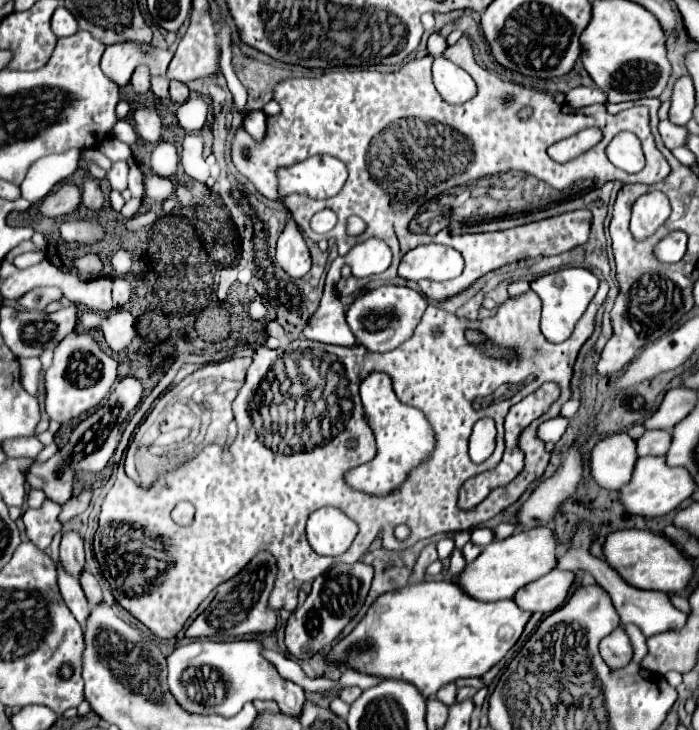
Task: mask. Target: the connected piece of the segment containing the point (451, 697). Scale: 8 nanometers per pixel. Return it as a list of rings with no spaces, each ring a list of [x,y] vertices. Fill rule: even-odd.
[[[446,684],[436,692],[436,698],[440,702],[444,702],[446,706],[452,706],[456,702],[456,686],[454,684]]]

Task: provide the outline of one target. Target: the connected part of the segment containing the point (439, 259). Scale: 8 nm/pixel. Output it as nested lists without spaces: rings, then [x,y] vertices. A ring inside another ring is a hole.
[[[426,244],[410,250],[398,268],[398,276],[404,280],[450,280],[460,276],[464,260],[460,252],[450,246]]]

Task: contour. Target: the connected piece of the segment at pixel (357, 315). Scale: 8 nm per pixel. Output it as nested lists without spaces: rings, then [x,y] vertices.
[[[388,284],[354,300],[346,312],[346,322],[350,330],[354,332],[358,344],[368,348],[370,352],[384,354],[384,352],[394,350],[396,346],[400,346],[404,340],[412,336],[426,308],[428,308],[428,300],[420,292],[406,288],[406,286]]]

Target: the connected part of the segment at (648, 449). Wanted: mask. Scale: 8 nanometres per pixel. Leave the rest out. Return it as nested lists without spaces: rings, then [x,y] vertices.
[[[646,430],[636,440],[636,454],[638,454],[638,458],[642,458],[642,456],[664,456],[670,442],[672,442],[670,432],[666,432],[666,430]]]

